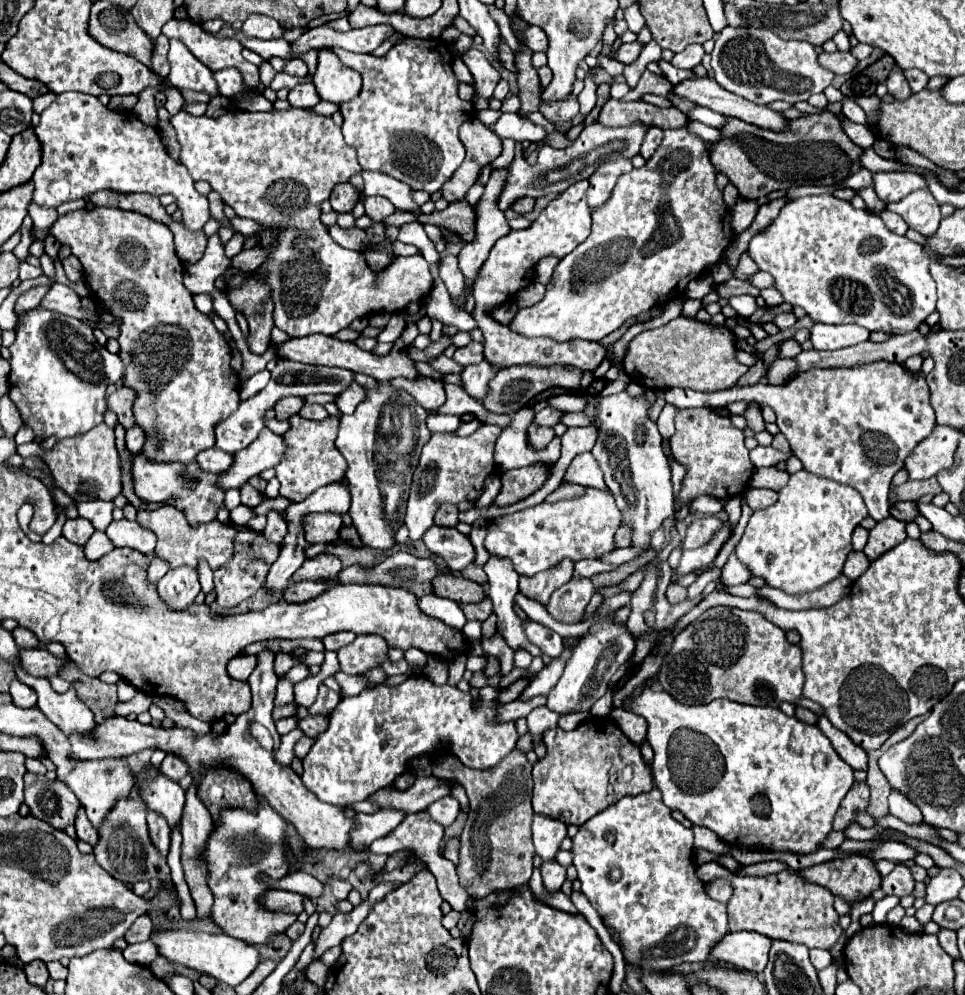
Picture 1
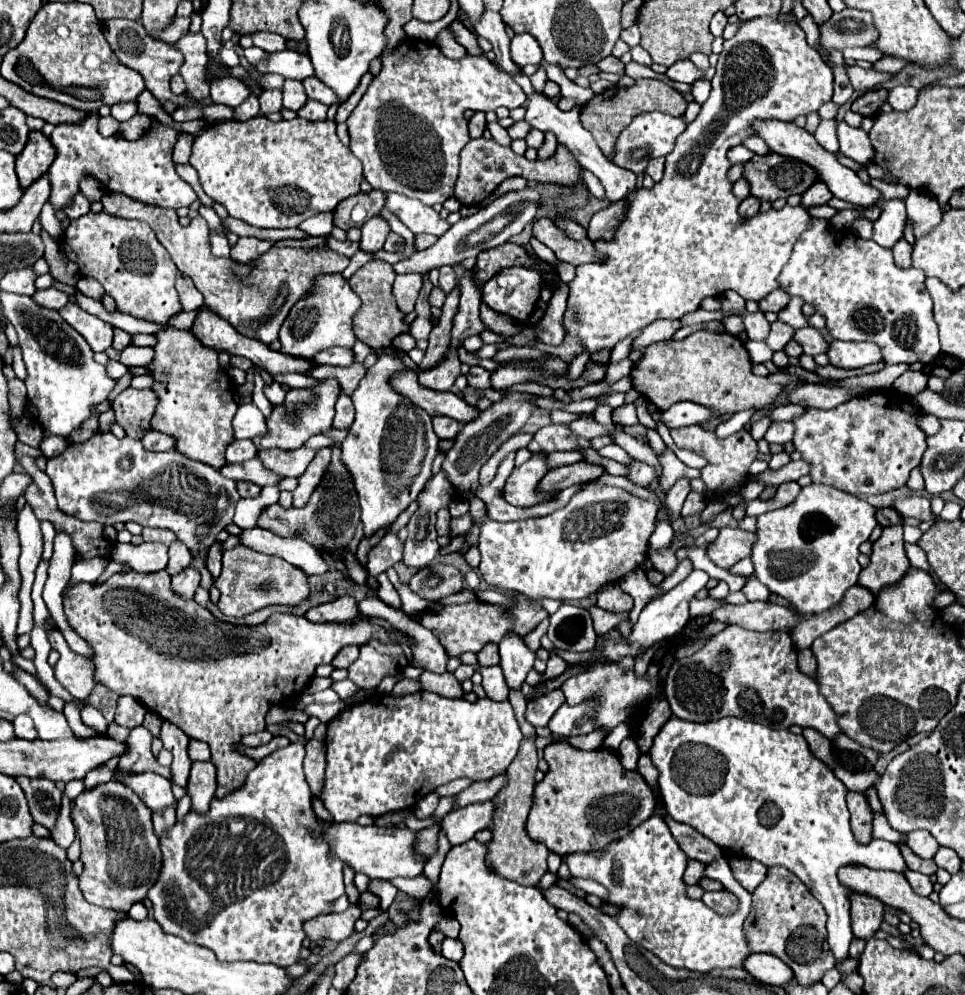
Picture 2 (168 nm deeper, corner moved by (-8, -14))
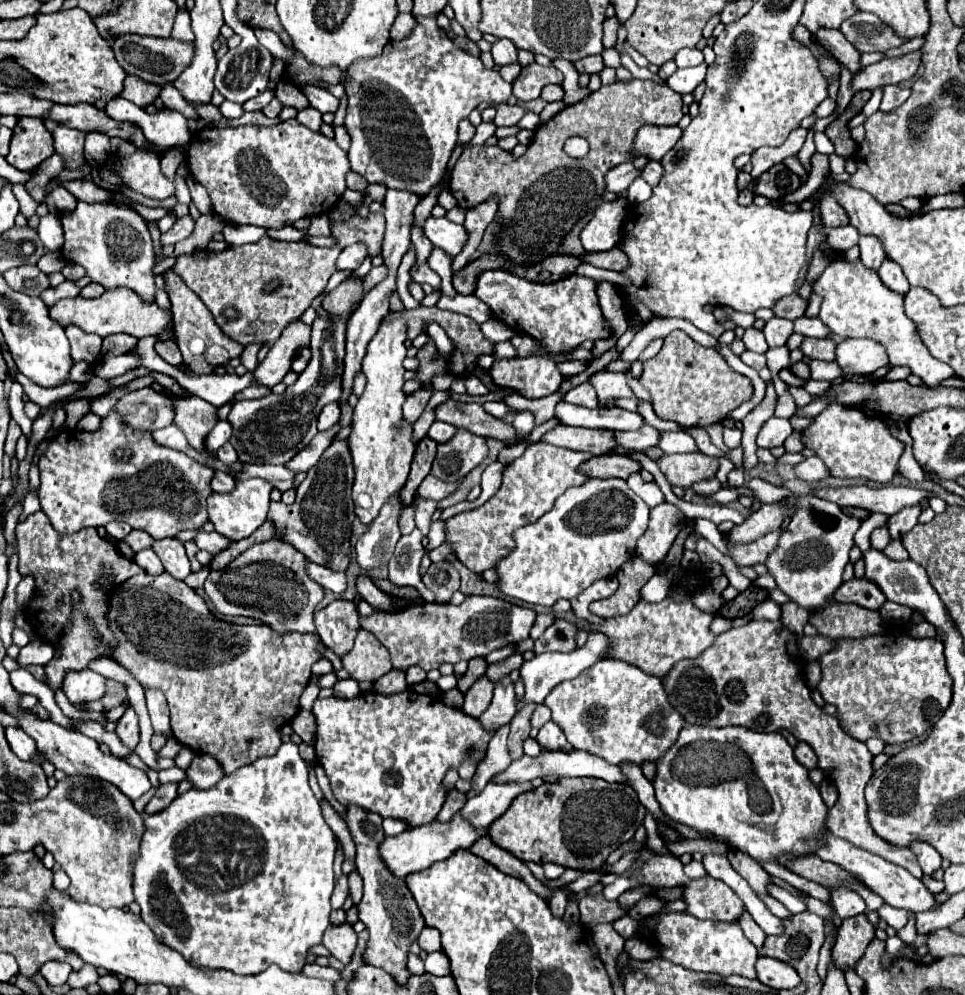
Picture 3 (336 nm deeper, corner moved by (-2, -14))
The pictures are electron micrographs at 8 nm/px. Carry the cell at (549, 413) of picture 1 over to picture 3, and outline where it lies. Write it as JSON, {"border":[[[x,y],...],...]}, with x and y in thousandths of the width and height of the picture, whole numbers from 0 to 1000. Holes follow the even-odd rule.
{"border":[[[667,428],[659,434],[636,434],[636,442],[640,448],[649,452],[669,452],[672,448],[682,446],[682,432],[676,428]]]}

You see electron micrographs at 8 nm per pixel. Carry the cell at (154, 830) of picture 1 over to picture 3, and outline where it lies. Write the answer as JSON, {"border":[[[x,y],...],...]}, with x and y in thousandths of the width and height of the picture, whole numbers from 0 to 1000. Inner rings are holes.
{"border":[[[168,788],[166,794],[160,798],[160,802],[151,808],[147,820],[153,822],[155,818],[162,818],[164,814],[170,814],[172,810],[176,810],[176,806],[184,800],[182,794],[184,794],[184,788]]]}

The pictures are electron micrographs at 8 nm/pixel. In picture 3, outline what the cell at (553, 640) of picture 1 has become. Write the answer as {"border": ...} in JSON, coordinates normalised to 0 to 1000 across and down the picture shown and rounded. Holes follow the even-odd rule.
{"border":[[[638,661],[616,667],[589,687],[578,687],[564,708],[572,714],[572,724],[584,734],[597,754],[620,758],[632,768],[678,766],[692,754],[709,730],[707,720],[692,708],[686,683]]]}

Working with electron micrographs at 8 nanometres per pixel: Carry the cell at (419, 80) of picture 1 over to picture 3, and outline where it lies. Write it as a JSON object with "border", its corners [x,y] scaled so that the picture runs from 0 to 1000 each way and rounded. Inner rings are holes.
{"border":[[[431,18],[433,26],[419,40],[404,40],[394,56],[383,60],[369,60],[359,72],[361,113],[356,129],[365,139],[361,161],[365,173],[377,177],[383,185],[400,185],[406,191],[425,191],[427,195],[441,195],[464,171],[464,163],[475,145],[475,123],[483,119],[495,105],[520,105],[531,96],[531,84],[522,82],[514,70],[502,68],[497,58],[473,48],[464,40],[452,18]]]}

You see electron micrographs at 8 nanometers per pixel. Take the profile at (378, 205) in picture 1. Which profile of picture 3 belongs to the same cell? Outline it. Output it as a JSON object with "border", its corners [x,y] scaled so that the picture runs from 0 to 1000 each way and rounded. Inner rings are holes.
{"border":[[[375,243],[367,245],[367,247],[354,251],[354,255],[350,257],[348,267],[350,267],[350,271],[367,271],[367,269],[371,269],[375,265],[375,261],[379,257],[381,257],[379,255],[379,245],[375,245]]]}

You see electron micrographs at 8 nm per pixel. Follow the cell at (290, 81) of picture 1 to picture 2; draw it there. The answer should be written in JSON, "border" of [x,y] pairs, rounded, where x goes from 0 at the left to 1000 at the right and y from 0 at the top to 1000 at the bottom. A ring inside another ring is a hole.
{"border":[[[272,90],[267,94],[267,101],[269,101],[269,113],[274,117],[292,111],[292,90]]]}

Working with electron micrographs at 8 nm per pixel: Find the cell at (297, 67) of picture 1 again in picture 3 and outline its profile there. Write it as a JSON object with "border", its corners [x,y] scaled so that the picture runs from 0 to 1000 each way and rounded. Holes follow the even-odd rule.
{"border":[[[317,84],[317,86],[315,86],[315,94],[317,94],[317,98],[321,101],[321,107],[325,107],[327,111],[332,111],[334,115],[336,115],[336,113],[348,113],[348,109],[350,109],[350,98],[344,96],[344,94],[342,94],[340,90],[336,90],[336,88]]]}

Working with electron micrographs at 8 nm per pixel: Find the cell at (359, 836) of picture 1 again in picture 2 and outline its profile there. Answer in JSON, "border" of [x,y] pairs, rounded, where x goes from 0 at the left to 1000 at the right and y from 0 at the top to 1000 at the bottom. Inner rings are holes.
{"border":[[[444,798],[444,800],[439,800],[437,804],[435,804],[435,810],[431,810],[431,820],[433,822],[444,822],[444,820],[448,820],[450,818],[450,814],[452,814],[452,810],[454,810],[454,804],[456,804],[456,800],[454,798]]]}

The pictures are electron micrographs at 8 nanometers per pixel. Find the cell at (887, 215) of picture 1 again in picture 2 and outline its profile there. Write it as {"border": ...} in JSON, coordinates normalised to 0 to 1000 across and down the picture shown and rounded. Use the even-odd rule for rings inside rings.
{"border":[[[937,239],[928,243],[928,247],[924,249],[924,255],[926,255],[928,267],[933,267],[933,269],[943,269],[943,265],[945,265],[945,259],[943,259],[945,251],[943,251],[943,245],[941,245]]]}

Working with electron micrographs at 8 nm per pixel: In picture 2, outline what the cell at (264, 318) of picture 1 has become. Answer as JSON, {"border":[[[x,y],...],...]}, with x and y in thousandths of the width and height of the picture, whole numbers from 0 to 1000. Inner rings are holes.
{"border":[[[108,193],[106,205],[108,205],[108,213],[112,213],[116,217],[149,221],[160,231],[164,243],[170,245],[170,249],[178,257],[180,265],[184,267],[184,271],[189,275],[195,275],[201,281],[203,289],[211,297],[211,308],[218,310],[220,314],[224,314],[234,324],[238,324],[249,336],[253,336],[257,340],[263,340],[263,342],[269,342],[274,346],[280,346],[280,344],[284,344],[288,340],[288,332],[290,332],[292,324],[296,322],[298,314],[303,312],[303,308],[309,302],[313,302],[319,295],[323,295],[325,279],[327,277],[332,277],[332,275],[352,275],[361,267],[361,259],[359,257],[348,255],[348,253],[344,253],[338,247],[330,247],[330,249],[288,249],[288,247],[282,247],[278,253],[274,253],[265,261],[259,261],[255,265],[247,265],[240,259],[226,259],[226,257],[222,257],[218,253],[218,243],[216,243],[218,231],[216,231],[216,225],[213,225],[213,221],[209,217],[203,217],[193,229],[189,229],[184,225],[182,211],[174,211],[174,209],[166,209],[166,207],[155,207],[155,205],[137,201],[133,197],[128,197],[128,195],[122,195],[122,193]]]}

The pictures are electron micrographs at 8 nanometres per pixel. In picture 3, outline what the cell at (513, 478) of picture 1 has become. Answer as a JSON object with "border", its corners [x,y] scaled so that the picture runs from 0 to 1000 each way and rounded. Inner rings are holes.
{"border":[[[624,456],[624,458],[613,458],[601,468],[603,476],[609,480],[651,480],[653,474],[663,472],[663,466],[651,458],[642,456]]]}

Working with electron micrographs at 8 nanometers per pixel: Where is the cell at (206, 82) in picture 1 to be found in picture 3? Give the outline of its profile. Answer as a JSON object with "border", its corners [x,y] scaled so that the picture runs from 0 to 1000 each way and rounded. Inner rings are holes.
{"border":[[[184,12],[182,22],[180,22],[180,30],[178,30],[178,38],[189,40],[189,42],[199,42],[201,34],[197,28],[197,14],[195,12]]]}

